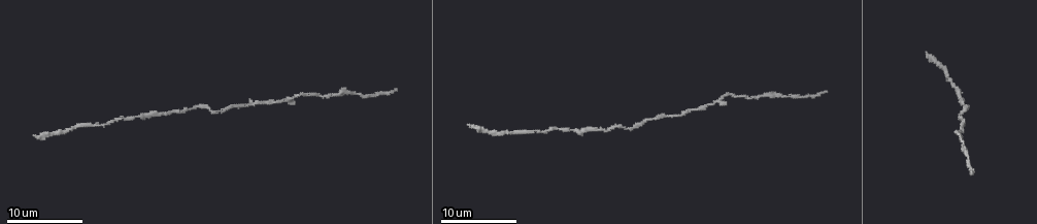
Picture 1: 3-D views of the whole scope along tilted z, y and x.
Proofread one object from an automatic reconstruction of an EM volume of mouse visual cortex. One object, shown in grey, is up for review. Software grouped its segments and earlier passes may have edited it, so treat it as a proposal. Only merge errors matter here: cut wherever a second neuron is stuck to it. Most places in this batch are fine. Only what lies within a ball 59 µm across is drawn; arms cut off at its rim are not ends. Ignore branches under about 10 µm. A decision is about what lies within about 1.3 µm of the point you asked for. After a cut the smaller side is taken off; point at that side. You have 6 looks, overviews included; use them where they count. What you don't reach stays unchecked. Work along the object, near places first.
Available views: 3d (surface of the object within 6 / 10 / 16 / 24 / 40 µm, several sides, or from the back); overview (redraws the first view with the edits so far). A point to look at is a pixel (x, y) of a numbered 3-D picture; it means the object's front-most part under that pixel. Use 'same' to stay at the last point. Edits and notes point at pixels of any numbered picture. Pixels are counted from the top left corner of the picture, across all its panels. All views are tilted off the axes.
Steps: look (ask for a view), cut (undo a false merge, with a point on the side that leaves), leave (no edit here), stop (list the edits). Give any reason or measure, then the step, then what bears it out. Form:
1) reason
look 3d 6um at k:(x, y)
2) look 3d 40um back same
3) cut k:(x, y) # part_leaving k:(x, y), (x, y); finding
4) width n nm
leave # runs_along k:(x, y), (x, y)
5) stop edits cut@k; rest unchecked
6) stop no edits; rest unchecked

a narrow waist
look 3d 10um at 1:(261, 103)

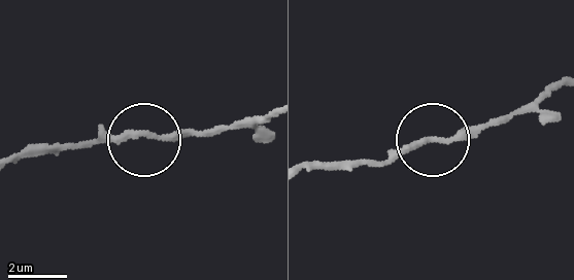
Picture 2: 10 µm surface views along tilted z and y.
width 210 nm
leave # runs_along 2:(306, 173), (378, 165), (420, 143), (471, 140), (505, 121); continuous, no second neuron

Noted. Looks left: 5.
sudden change in width
look 3d 10um at 1:(729, 96)

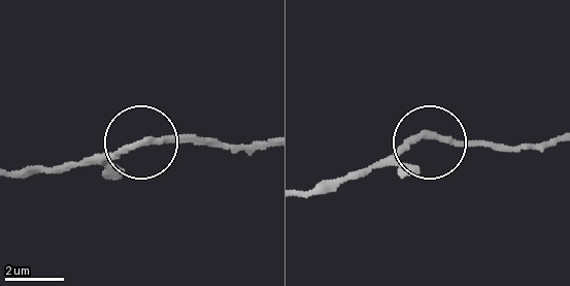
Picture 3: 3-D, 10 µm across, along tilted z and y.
look 3d 10um back at 3:(427, 133)

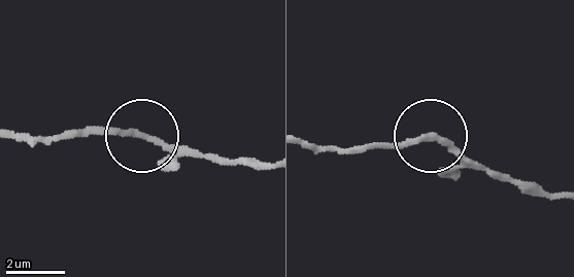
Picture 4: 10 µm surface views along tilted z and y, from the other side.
leave # runs_along 4:(556, 197), (527, 196), (437, 141), (359, 144); all the same neuron

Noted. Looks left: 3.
look 3d 6um at 1:(648, 120)

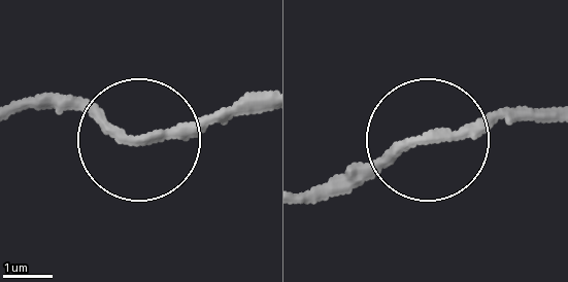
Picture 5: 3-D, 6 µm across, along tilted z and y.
look 3d 6um back at 5:(420, 137)

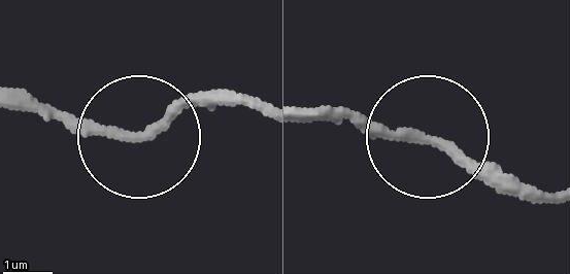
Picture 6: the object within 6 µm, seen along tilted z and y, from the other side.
width 190 nm
leave # runs_along 6:(430, 134), (521, 198); one neuron here

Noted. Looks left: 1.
stop no edits; rest unchecked

